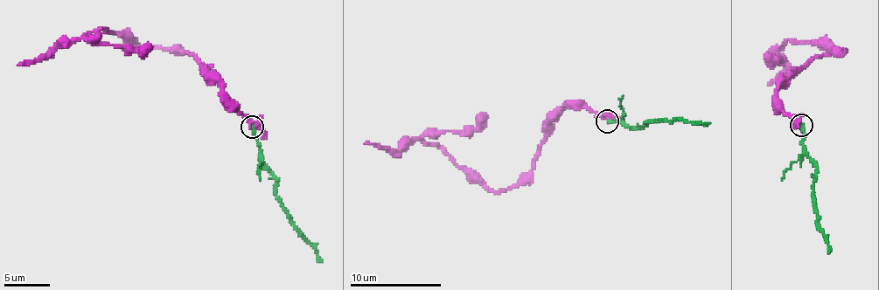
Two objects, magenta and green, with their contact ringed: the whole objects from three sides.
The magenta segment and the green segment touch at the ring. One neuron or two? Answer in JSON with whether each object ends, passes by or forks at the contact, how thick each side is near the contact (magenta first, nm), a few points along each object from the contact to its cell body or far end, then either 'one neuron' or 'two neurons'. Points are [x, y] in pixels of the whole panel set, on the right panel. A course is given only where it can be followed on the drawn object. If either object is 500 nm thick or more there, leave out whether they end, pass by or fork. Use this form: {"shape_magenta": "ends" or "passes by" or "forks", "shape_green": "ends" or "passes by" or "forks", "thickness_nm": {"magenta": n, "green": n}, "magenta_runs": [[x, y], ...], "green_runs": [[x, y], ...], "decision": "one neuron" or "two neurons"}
{"shape_magenta": "forks", "shape_green": "ends", "thickness_nm": {"magenta": 360, "green": 240}, "magenta_runs": [[801, 126], [784, 111], [777, 89], [815, 58], [844, 50], [789, 39], [775, 53], [784, 66], [770, 85]], "green_runs": [[801, 126], [805, 155], [817, 170], [813, 176], [817, 217], [829, 252]], "decision": "two neurons"}

